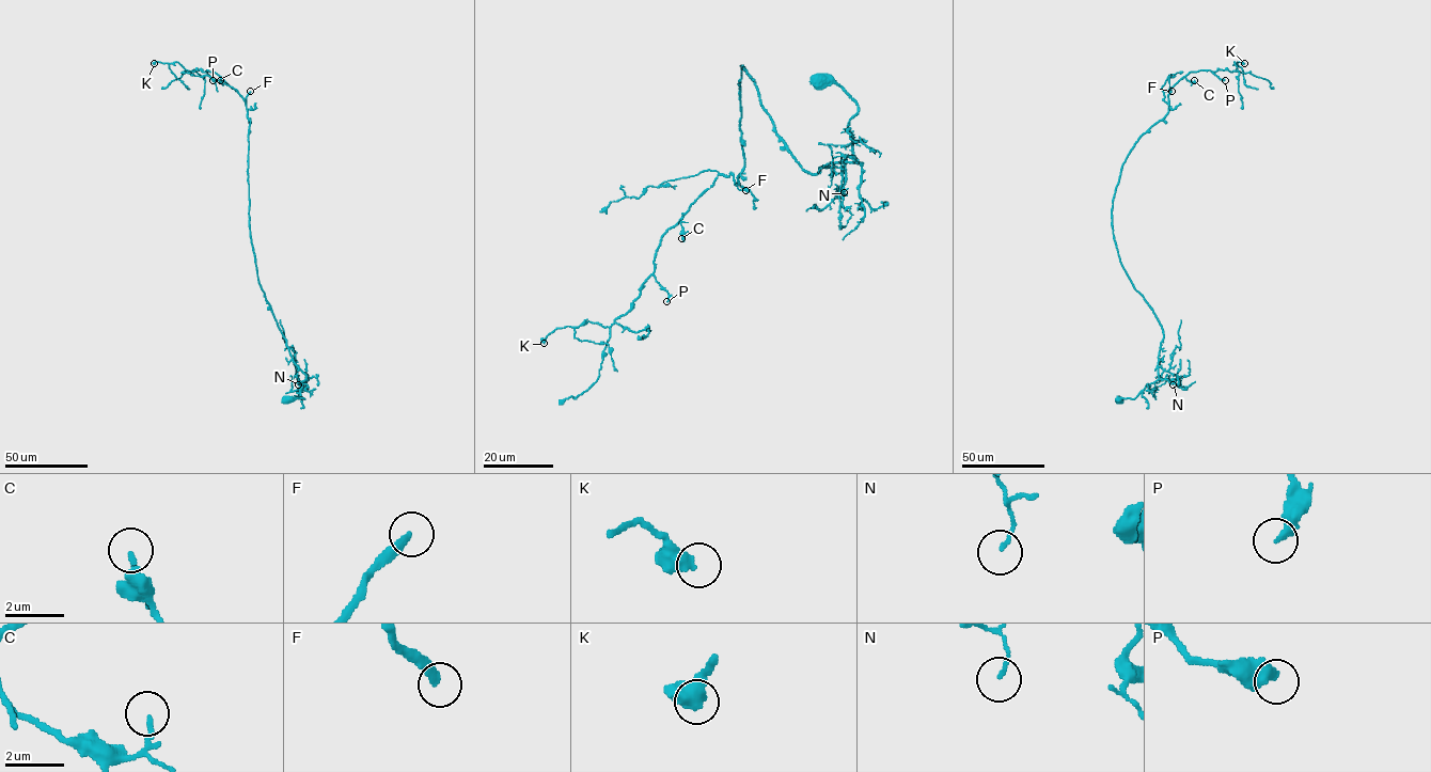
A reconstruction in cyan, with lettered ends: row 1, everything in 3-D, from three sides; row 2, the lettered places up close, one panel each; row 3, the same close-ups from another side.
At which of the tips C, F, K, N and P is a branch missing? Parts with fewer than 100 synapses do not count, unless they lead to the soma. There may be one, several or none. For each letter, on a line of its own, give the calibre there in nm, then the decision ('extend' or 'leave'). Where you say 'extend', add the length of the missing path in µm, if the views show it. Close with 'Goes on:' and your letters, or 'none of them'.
C: 100 nm thick; leave
F: 320 nm thick; extend; about 140 µm are missing
K: 550 nm thick; leave
N: 100 nm thick; leave
P: 480 nm thick; leave
Goes on: F

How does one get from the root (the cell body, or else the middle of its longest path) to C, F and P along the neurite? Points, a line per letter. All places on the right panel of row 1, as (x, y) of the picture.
C: (1118, 399), (1159, 379), (1164, 333), (1120, 262), (1115, 189), (1134, 143), (1167, 114), (1164, 92), (1194, 80)
F: (1118, 399), (1134, 399), (1159, 379), (1164, 333), (1120, 262), (1113, 200), (1126, 157), (1167, 114), (1172, 91)
P: (1118, 399), (1159, 379), (1164, 337), (1114, 238), (1121, 166), (1167, 114), (1164, 91), (1191, 72), (1225, 80)

